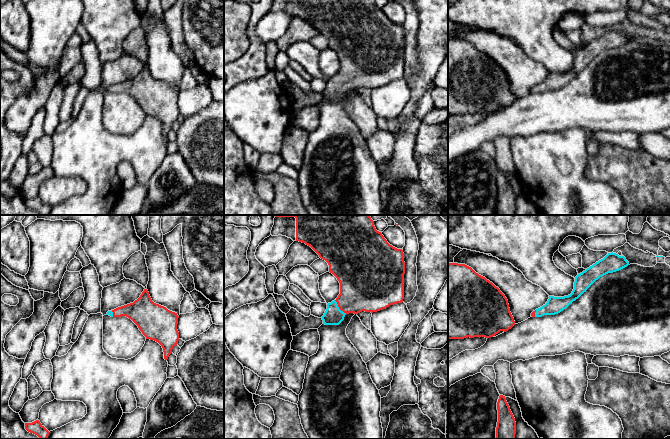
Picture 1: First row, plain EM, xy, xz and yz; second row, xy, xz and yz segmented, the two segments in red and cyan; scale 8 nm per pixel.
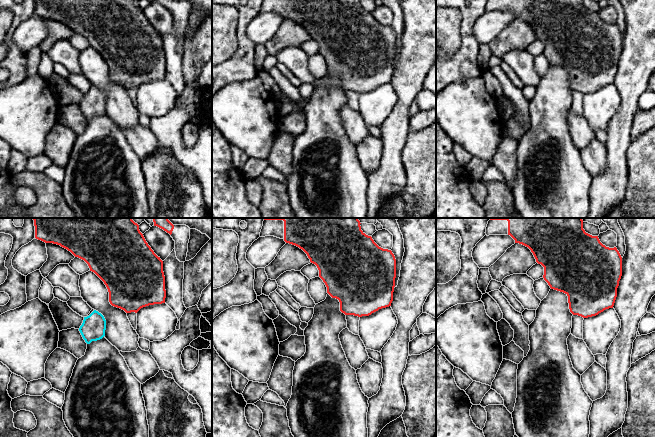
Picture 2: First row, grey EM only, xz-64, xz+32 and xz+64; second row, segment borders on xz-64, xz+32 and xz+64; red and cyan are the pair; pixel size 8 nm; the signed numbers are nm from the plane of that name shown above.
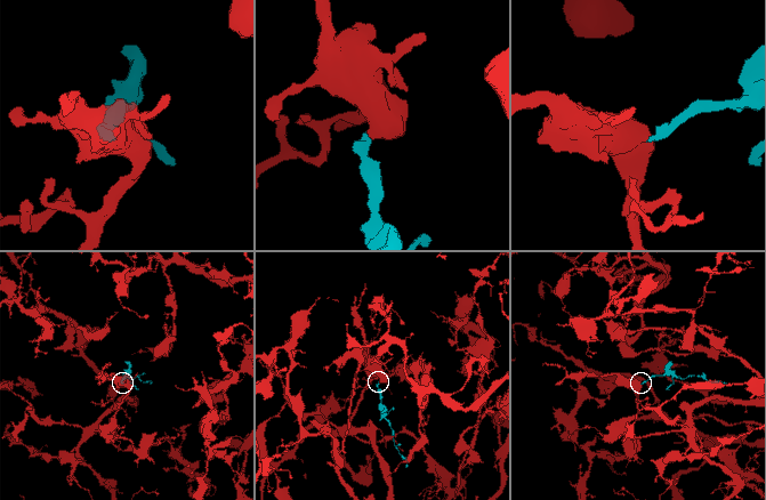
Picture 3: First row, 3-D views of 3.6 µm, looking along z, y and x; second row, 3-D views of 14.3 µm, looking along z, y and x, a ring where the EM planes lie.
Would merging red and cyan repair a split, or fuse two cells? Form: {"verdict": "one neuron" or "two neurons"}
{"verdict": "one neuron"}

